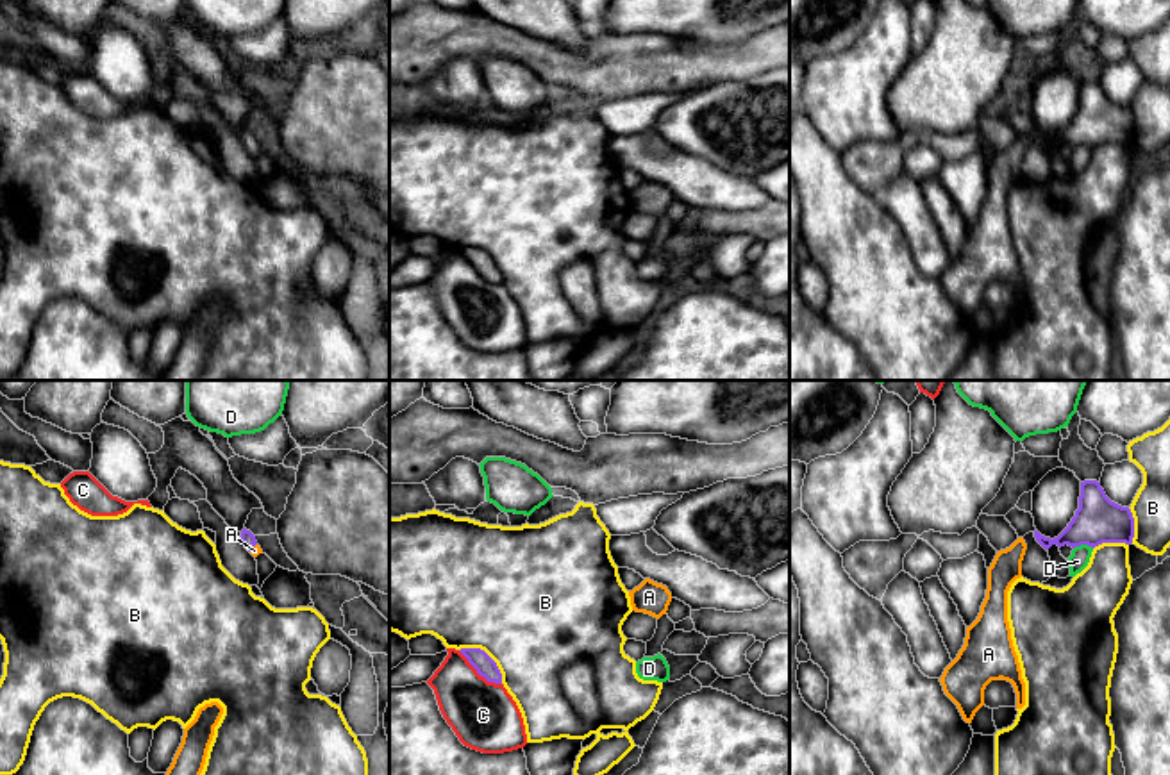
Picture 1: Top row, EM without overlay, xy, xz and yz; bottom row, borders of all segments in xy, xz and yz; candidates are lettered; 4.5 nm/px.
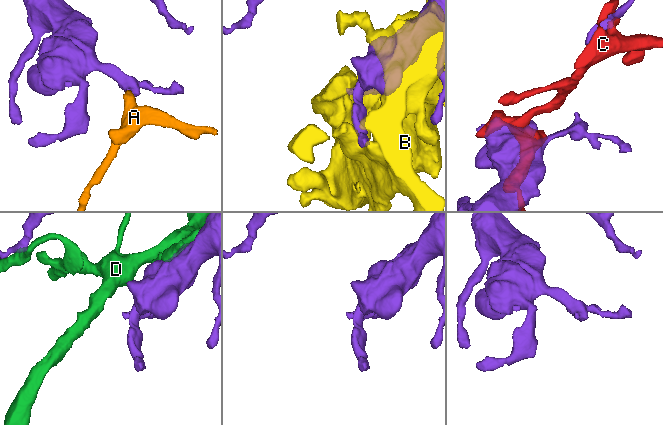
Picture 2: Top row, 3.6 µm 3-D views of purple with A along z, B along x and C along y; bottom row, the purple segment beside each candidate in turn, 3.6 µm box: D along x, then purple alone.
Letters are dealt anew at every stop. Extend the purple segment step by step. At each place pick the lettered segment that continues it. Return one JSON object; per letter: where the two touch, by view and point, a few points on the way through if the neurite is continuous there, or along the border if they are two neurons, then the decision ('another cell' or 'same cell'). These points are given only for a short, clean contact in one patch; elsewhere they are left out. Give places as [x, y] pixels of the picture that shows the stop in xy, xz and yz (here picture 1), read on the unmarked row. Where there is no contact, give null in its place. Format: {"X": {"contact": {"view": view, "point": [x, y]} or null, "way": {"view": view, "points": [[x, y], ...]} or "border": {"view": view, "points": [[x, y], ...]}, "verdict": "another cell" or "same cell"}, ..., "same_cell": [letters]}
{"A": {"contact": {"view": "xy", "point": [252, 145]}, "way": {"view": "xy", "points": [[249, 140], [252, 145], [254, 150]]}, "verdict": "same cell"}, "B": {"contact": {"view": "xz", "point": [488, 256]}, "verdict": "another cell"}, "C": {"contact": {"view": "xz", "point": [479, 274]}, "verdict": "another cell"}, "D": {"contact": {"view": "yz", "point": [1083, 143]}, "verdict": "another cell"}, "same_cell": ["A"]}

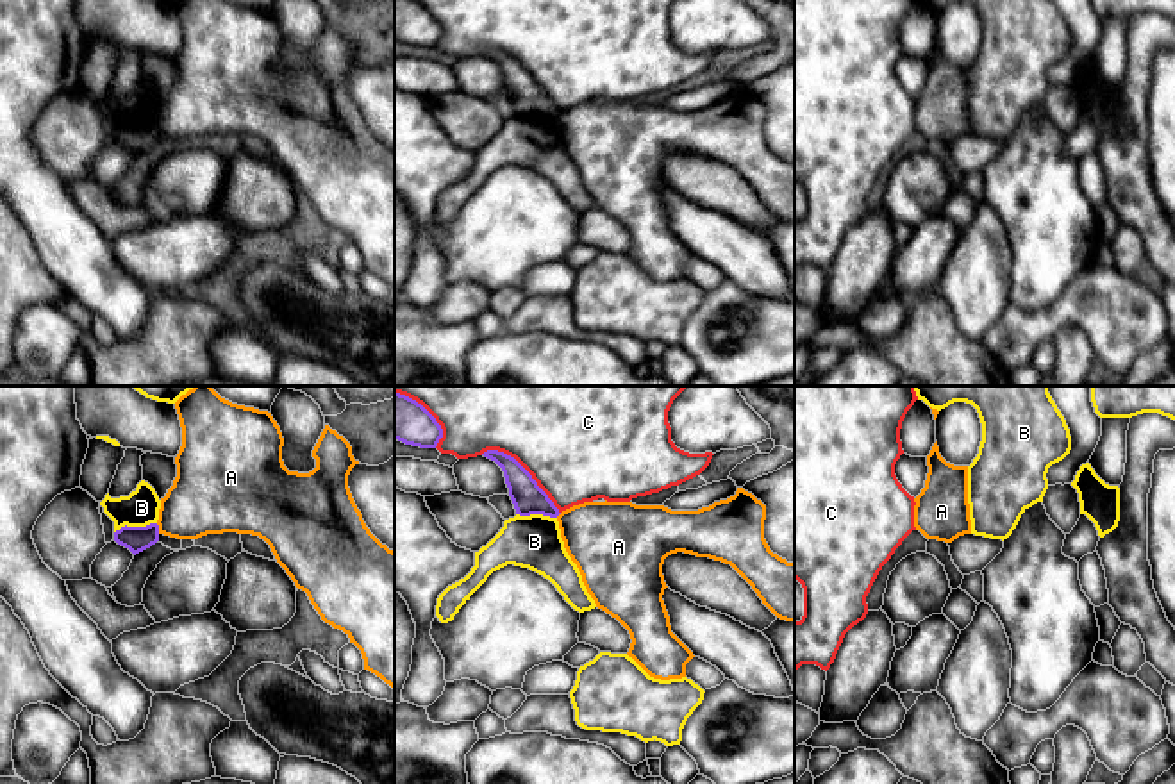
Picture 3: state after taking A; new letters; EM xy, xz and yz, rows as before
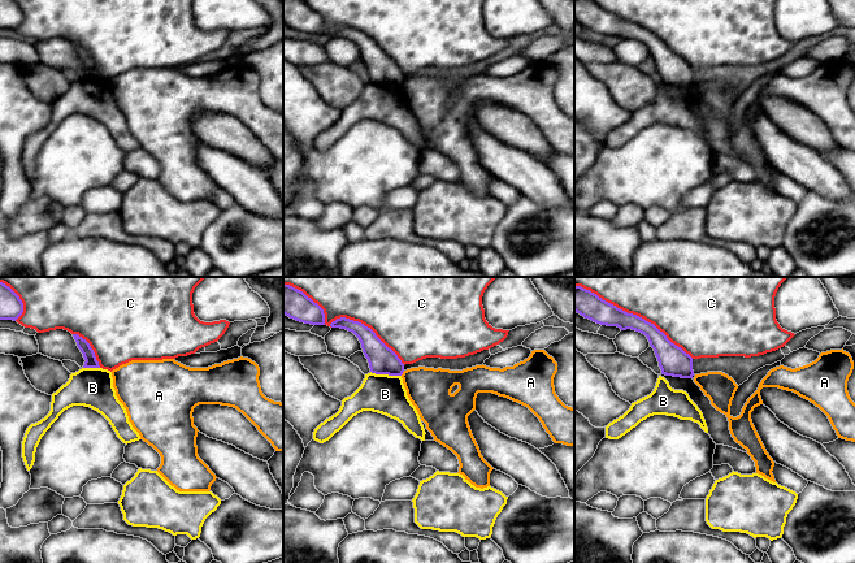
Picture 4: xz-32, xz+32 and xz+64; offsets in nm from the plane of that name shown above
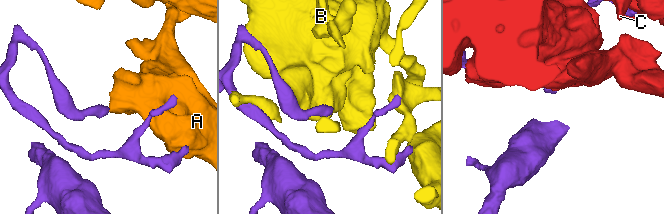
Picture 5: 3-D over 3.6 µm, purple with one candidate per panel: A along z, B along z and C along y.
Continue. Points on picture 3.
{"A": {"contact": {"view": "xy", "point": [158, 129]}, "border": {"view": "xy", "points": [[156, 124], [159, 133]]}, "verdict": "another cell"}, "B": {"contact": {"view": "xy", "point": [134, 127]}, "verdict": "another cell"}, "C": {"contact": {"view": "xz", "point": [525, 70]}, "verdict": "another cell"}, "same_cell": []}

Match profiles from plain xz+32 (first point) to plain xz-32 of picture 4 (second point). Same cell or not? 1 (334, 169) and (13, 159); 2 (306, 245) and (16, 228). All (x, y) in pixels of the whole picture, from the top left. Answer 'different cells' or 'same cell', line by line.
1: different cells
2: different cells

